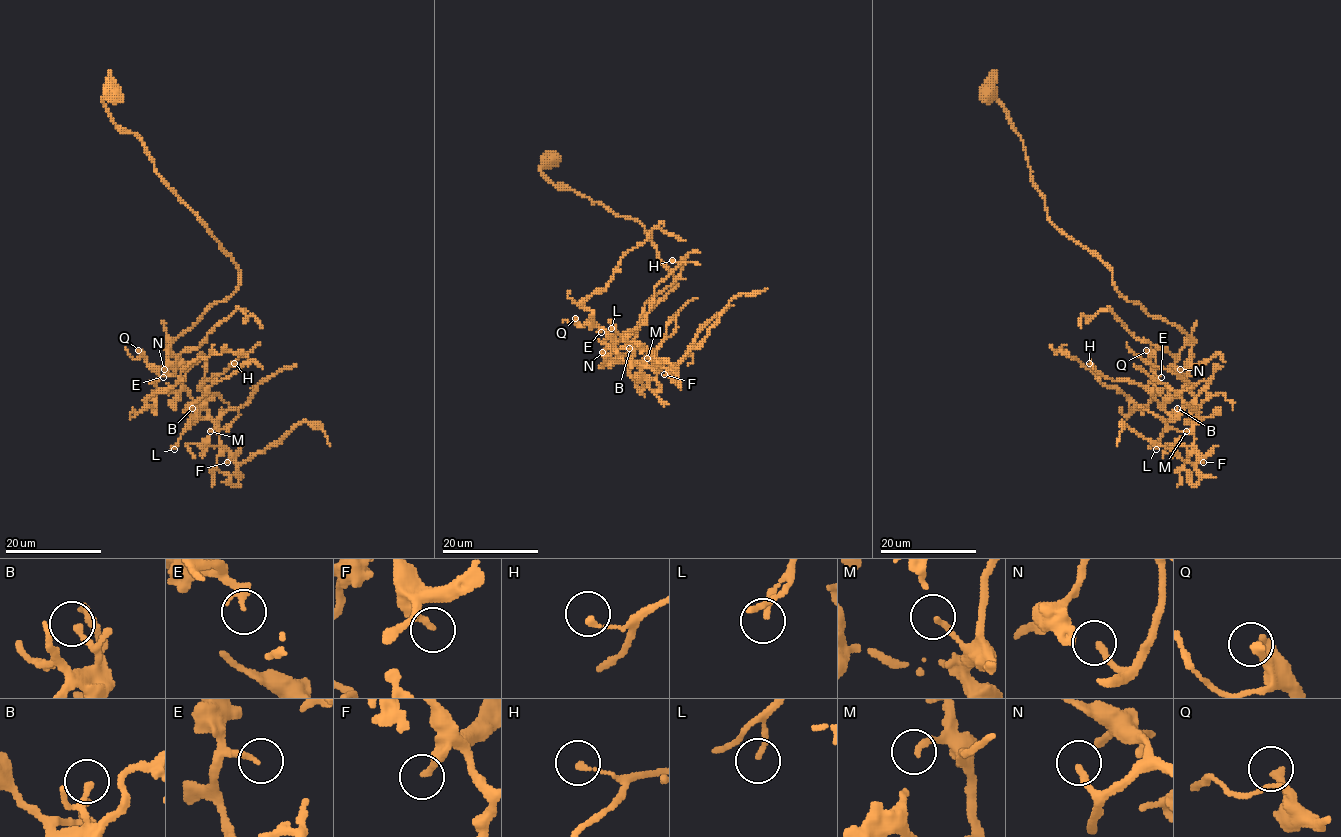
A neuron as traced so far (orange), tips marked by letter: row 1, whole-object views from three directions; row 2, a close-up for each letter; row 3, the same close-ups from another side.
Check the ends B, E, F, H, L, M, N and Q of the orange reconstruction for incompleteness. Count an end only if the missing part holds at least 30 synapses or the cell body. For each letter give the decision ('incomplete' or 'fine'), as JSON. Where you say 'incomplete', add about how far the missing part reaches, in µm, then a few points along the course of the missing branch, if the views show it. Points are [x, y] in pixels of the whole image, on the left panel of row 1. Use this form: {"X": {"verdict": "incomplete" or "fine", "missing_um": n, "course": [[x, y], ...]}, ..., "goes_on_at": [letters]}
{"B": {"verdict": "fine"}, "E": {"verdict": "fine"}, "F": {"verdict": "fine"}, "H": {"verdict": "fine"}, "L": {"verdict": "fine"}, "M": {"verdict": "fine"}, "N": {"verdict": "incomplete", "missing_um": 70, "course": [[164, 369], [143, 337], [212, 284], [233, 283], [252, 294], [258, 312], [301, 337]]}, "Q": {"verdict": "fine"}, "goes_on_at": ["N"]}

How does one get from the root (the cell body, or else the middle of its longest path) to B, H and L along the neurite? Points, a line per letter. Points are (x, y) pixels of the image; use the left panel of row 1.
B: (111, 94), (112, 121), (140, 139), (240, 271), (238, 288), (167, 349), (192, 408)
H: (111, 94), (112, 121), (140, 139), (240, 271), (238, 288), (167, 349), (192, 415), (234, 363)
L: (111, 94), (112, 121), (140, 139), (240, 271), (238, 288), (167, 349), (197, 411), (174, 449)

